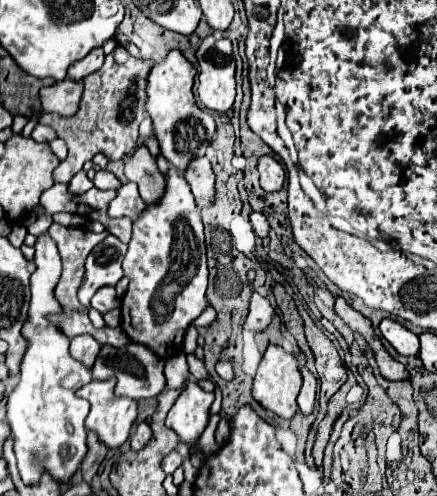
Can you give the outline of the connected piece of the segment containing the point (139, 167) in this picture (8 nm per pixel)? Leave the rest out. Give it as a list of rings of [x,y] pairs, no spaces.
[[[140,143],[134,149],[134,155],[126,161],[124,175],[128,177],[128,181],[134,181],[138,185],[138,191],[140,191],[140,197],[144,199],[144,203],[148,203],[148,205],[156,203],[162,197],[164,175],[158,171],[156,159]]]

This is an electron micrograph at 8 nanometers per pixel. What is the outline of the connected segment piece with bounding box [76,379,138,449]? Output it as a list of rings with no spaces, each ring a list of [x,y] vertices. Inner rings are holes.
[[[116,379],[90,381],[82,385],[76,395],[90,403],[90,413],[86,417],[86,429],[98,433],[106,447],[120,447],[128,437],[138,415],[138,401],[114,395]]]

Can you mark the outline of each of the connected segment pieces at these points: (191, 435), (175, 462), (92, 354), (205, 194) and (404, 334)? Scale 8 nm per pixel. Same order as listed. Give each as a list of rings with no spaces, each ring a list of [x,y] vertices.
[[[188,381],[184,393],[166,417],[166,427],[178,435],[180,443],[194,443],[208,425],[212,401],[214,393],[206,393],[198,383]]]
[[[172,451],[172,453],[166,455],[164,461],[162,461],[162,469],[164,469],[168,475],[172,475],[180,465],[182,465],[182,457],[180,457],[178,451]]]
[[[76,335],[70,339],[70,355],[78,361],[82,361],[86,367],[92,367],[102,345],[92,335]]]
[[[208,157],[192,159],[190,165],[186,167],[184,177],[192,187],[198,207],[202,209],[206,205],[212,205],[212,201],[214,201],[214,171],[210,167]]]
[[[382,319],[380,321],[380,333],[390,341],[390,345],[400,355],[416,355],[420,349],[418,337],[394,319]]]

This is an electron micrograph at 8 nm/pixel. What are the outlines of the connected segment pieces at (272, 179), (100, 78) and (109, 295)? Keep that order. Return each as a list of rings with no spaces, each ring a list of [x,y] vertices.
[[[262,155],[258,159],[258,173],[260,173],[260,187],[268,193],[278,191],[286,179],[282,165],[270,155]]]
[[[116,47],[106,55],[104,65],[84,79],[80,109],[72,117],[56,117],[56,113],[42,113],[38,117],[38,123],[50,125],[68,145],[68,157],[56,167],[54,181],[68,183],[96,153],[102,153],[108,159],[122,159],[136,147],[138,125],[144,119],[146,75],[150,65],[154,63],[136,59],[126,49]]]
[[[114,287],[98,289],[98,291],[96,291],[96,295],[94,295],[94,297],[92,297],[92,301],[90,301],[90,307],[94,307],[94,309],[96,309],[96,311],[100,311],[100,313],[108,313],[110,309],[120,307],[120,301],[118,301],[118,297],[116,297]]]

